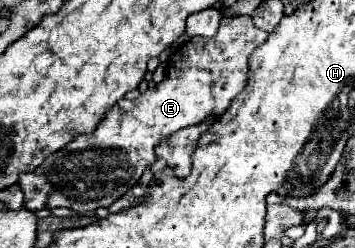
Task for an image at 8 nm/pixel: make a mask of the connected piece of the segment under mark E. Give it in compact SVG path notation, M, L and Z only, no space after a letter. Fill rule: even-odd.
M237 16L237 18L223 18L221 28L217 32L215 38L201 38L195 36L191 38L187 44L179 46L183 48L183 52L175 52L173 60L167 68L167 76L161 84L149 88L145 94L141 94L135 100L127 100L121 98L115 106L109 108L109 112L105 114L105 120L101 120L95 128L95 132L91 132L89 136L75 136L65 148L61 148L61 152L55 152L53 156L49 156L45 160L45 164L41 164L41 168L37 168L37 172L25 174L19 180L19 186L25 194L25 208L29 210L43 210L43 208L57 208L57 206L65 206L71 208L75 212L79 212L81 216L95 212L101 206L109 206L113 204L117 198L121 198L131 186L135 186L143 172L149 170L155 162L155 146L163 140L169 138L173 132L187 128L187 126L195 126L201 124L209 118L217 118L221 116L221 112L225 112L225 108L229 108L233 96L237 96L237 92L241 92L241 88L245 86L245 76L249 72L249 56L251 52L261 46L267 40L267 32L259 30L251 16Z

